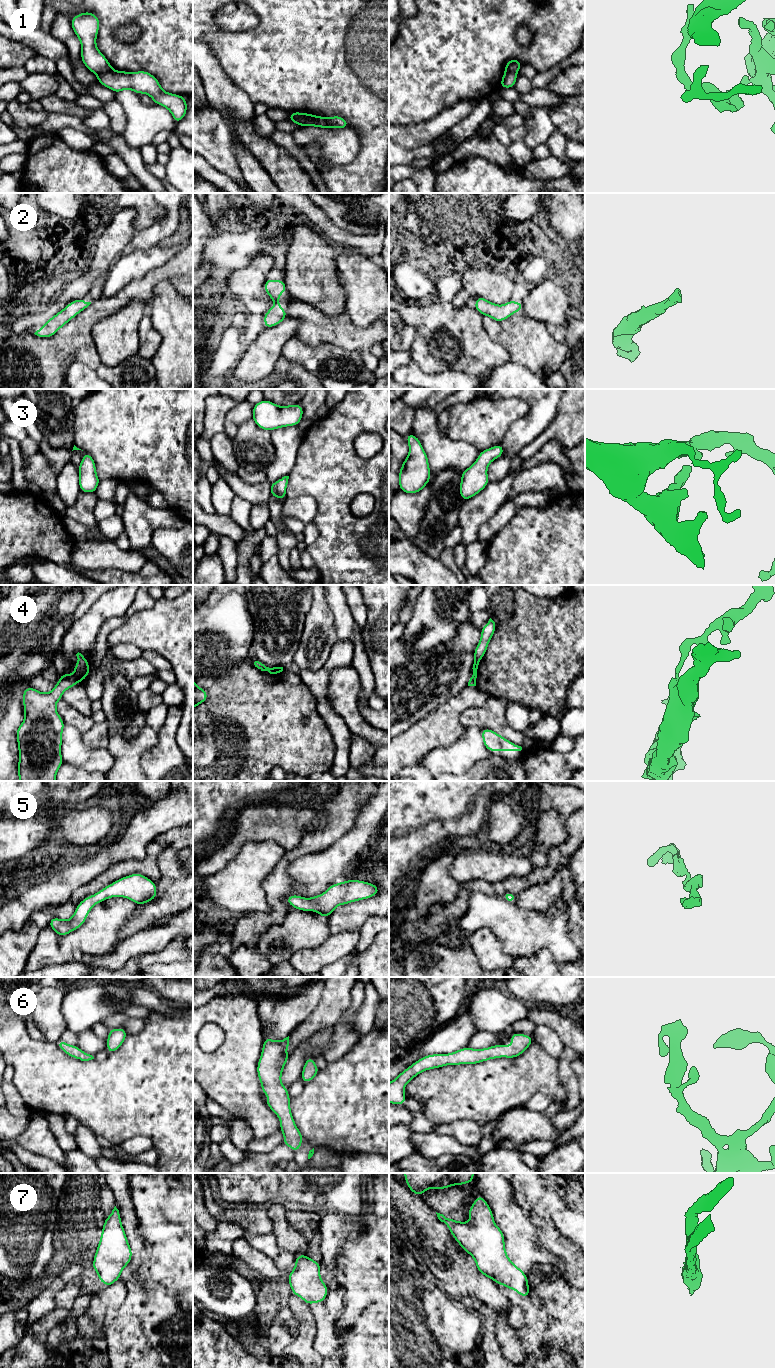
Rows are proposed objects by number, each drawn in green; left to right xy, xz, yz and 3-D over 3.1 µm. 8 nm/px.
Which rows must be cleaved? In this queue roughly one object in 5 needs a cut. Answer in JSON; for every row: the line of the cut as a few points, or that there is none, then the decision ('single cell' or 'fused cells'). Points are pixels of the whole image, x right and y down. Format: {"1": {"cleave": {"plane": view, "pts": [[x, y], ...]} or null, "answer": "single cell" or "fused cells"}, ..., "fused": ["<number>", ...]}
{"1": {"cleave": {"plane": "xy", "pts": [[112, 69], [97, 75]]}, "answer": "fused cells"}, "2": {"cleave": null, "answer": "single cell"}, "3": {"cleave": null, "answer": "single cell"}, "4": {"cleave": {"plane": "xy", "pts": [[72, 676], [80, 681]]}, "answer": "fused cells"}, "5": {"cleave": null, "answer": "single cell"}, "6": {"cleave": null, "answer": "single cell"}, "7": {"cleave": null, "answer": "single cell"}, "fused": ["1", "4"]}

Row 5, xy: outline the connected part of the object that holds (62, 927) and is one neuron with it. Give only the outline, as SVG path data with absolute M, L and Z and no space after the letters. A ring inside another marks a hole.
M135 873L125 876L110 885L104 887L96 894L83 899L76 907L73 916L69 920L62 920L52 917L49 927L52 928L59 937L63 937L81 927L90 910L100 902L111 897L125 897L137 905L153 901L157 895L156 883L146 876Z

